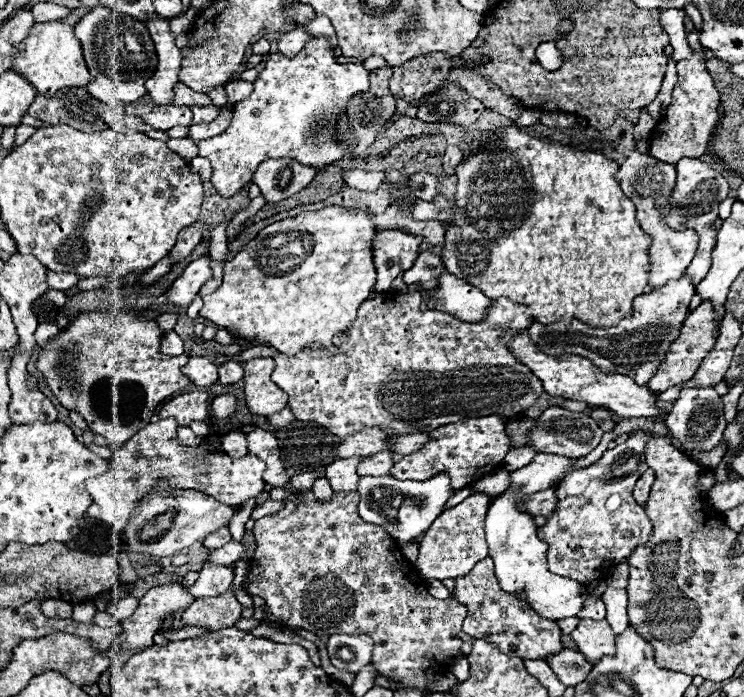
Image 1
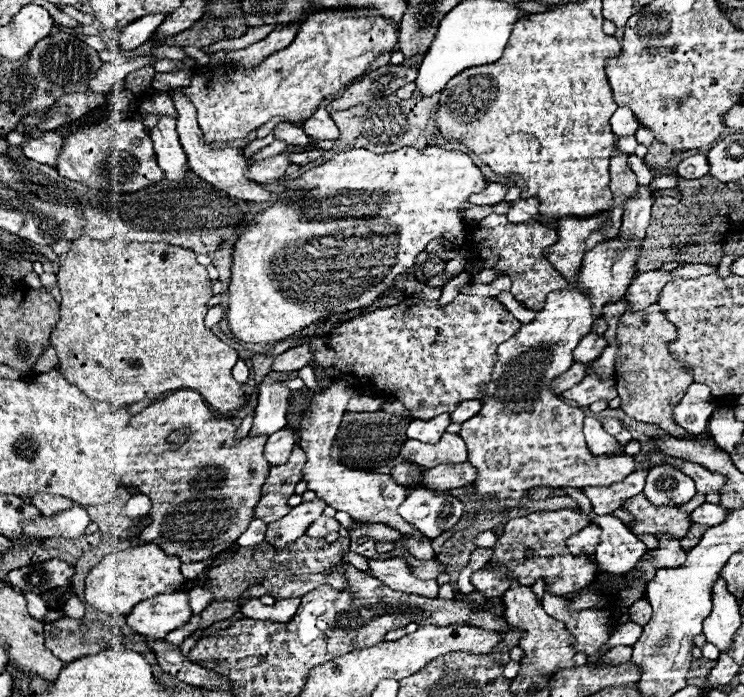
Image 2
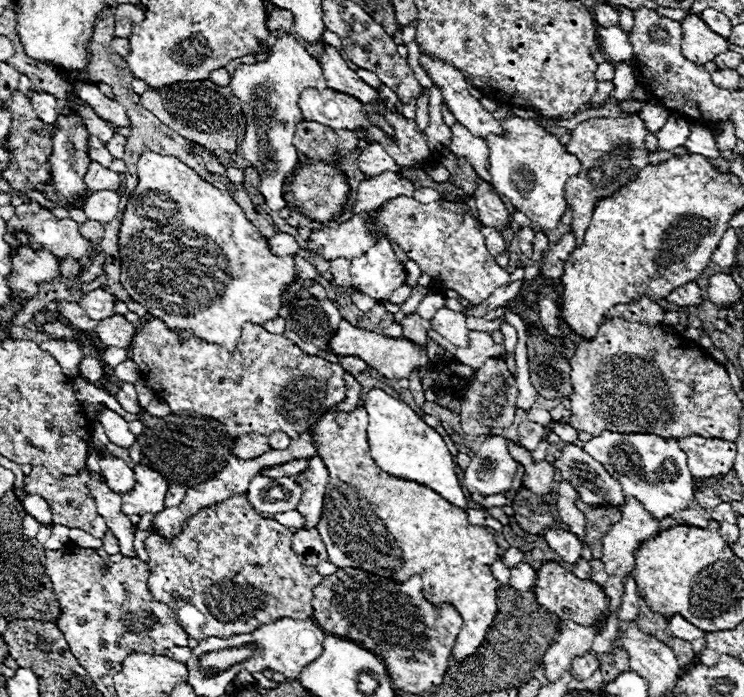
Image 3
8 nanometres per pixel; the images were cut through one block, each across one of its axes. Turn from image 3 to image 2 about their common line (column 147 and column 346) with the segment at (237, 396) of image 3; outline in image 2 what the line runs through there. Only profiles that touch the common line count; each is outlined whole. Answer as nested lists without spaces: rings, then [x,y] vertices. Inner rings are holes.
[[[458,294],[448,306],[438,306],[438,302],[406,298],[398,306],[378,308],[374,312],[364,312],[354,316],[334,328],[330,336],[316,338],[312,342],[312,366],[322,368],[332,380],[346,380],[358,392],[390,394],[396,396],[412,412],[414,418],[430,420],[442,412],[452,412],[462,400],[482,400],[480,384],[488,380],[496,348],[500,342],[512,338],[520,330],[520,322],[496,300],[482,296]]]

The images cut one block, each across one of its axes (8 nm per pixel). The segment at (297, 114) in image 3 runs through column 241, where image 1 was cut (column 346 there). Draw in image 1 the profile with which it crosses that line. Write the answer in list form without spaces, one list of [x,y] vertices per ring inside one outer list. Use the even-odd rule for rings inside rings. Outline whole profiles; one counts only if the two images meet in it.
[[[312,38],[306,48],[292,60],[280,52],[270,54],[266,68],[258,74],[254,90],[248,98],[234,104],[232,124],[218,136],[208,140],[198,140],[200,156],[208,158],[212,164],[210,182],[224,196],[234,196],[254,174],[256,166],[268,158],[296,158],[302,164],[314,166],[318,172],[348,154],[348,144],[338,144],[334,138],[334,126],[338,114],[346,108],[346,102],[358,92],[368,90],[368,72],[360,64],[338,64],[332,56],[332,48],[324,38]]]

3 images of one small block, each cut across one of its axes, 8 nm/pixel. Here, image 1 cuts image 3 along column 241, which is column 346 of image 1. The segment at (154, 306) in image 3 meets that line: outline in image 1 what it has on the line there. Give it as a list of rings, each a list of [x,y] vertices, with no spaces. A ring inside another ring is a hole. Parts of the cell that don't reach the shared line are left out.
[[[326,206],[318,212],[304,212],[296,218],[278,220],[260,230],[256,238],[242,246],[242,250],[224,264],[222,286],[216,292],[204,296],[204,308],[200,310],[200,316],[220,328],[226,328],[236,338],[254,344],[268,344],[288,356],[310,348],[314,342],[330,348],[334,336],[344,332],[348,324],[356,320],[358,306],[368,300],[376,284],[372,248],[376,234],[378,230],[374,226],[374,216],[368,208],[350,210]]]

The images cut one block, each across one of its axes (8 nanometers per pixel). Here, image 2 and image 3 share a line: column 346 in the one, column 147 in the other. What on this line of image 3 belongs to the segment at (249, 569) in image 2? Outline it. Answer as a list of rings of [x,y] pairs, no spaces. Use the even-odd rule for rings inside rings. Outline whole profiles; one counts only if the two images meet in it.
[[[232,496],[208,508],[200,508],[184,522],[182,534],[172,542],[164,542],[160,536],[148,536],[144,544],[150,554],[148,590],[156,600],[174,610],[180,628],[198,642],[212,636],[228,638],[240,632],[252,632],[260,624],[280,620],[280,616],[292,616],[296,620],[314,616],[312,590],[322,582],[322,576],[316,568],[304,566],[292,552],[292,532],[276,520],[256,514],[246,496]]]

